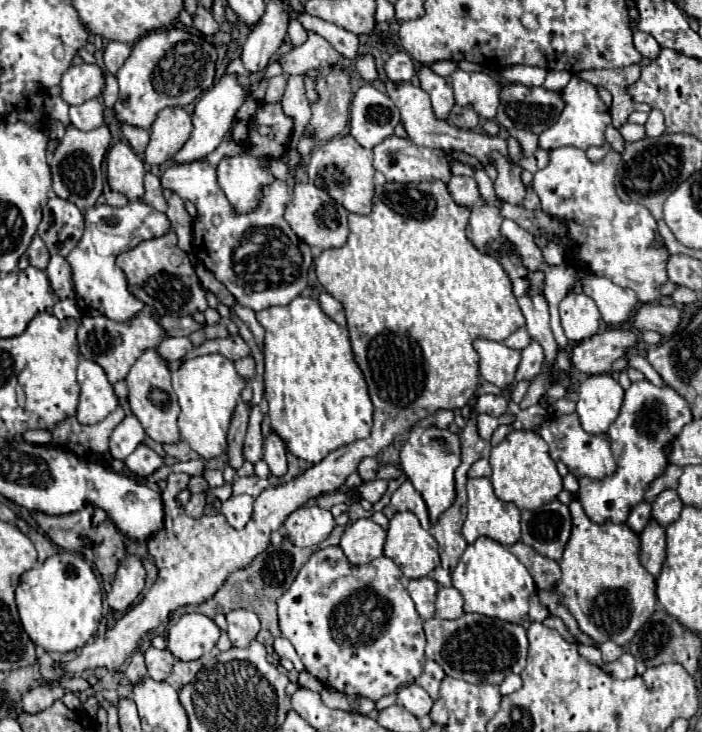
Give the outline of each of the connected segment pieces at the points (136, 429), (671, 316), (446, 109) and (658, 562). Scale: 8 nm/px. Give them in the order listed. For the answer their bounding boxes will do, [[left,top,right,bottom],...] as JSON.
[[111,414,145,460],[633,302,681,336],[417,66,455,120],[639,520,665,578]]

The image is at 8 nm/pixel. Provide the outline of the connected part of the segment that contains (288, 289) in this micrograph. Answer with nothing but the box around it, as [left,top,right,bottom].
[163,160,307,312]

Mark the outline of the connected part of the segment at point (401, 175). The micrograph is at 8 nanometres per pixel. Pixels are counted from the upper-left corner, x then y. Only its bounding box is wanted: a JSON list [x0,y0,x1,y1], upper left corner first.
[373,134,498,182]

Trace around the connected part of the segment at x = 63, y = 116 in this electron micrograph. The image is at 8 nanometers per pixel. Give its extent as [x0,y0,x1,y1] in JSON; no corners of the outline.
[45,96,69,126]

